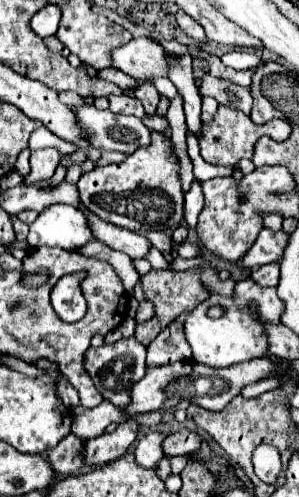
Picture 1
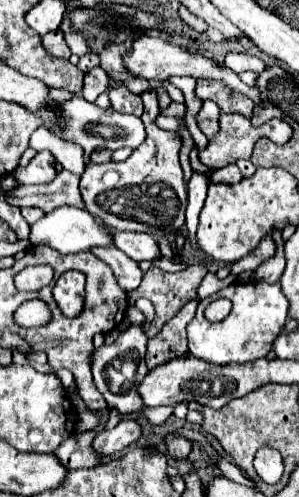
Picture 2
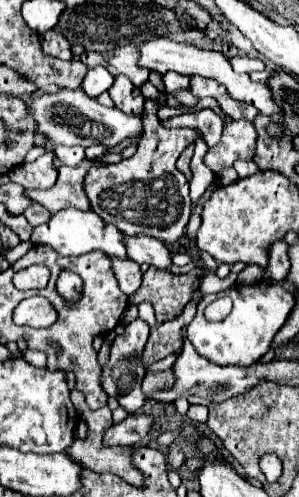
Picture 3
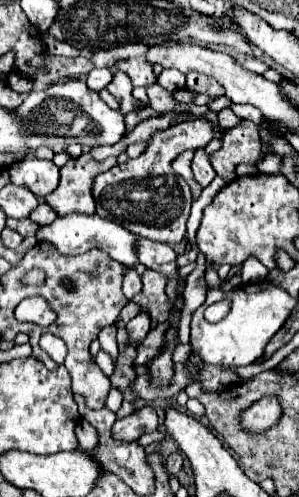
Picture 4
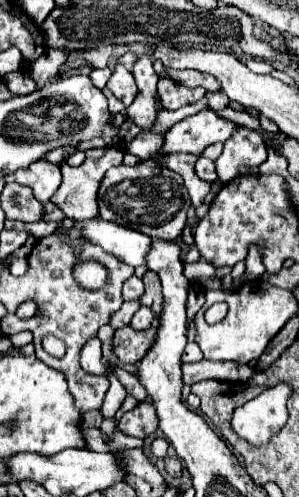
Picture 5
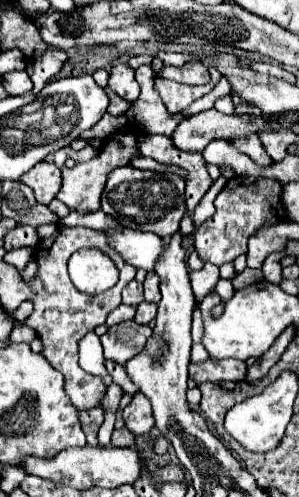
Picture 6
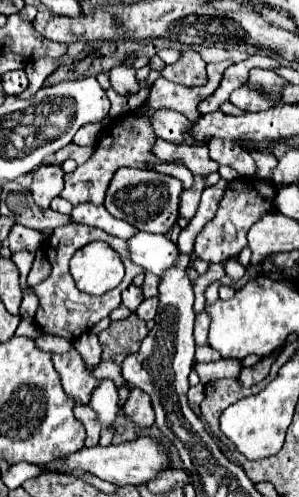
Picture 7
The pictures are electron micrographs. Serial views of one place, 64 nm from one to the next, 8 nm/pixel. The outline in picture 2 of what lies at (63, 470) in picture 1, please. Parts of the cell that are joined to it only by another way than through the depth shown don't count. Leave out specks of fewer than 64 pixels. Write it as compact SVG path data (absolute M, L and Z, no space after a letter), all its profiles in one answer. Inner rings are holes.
M84 432L84 434L72 434L68 436L68 440L64 440L56 452L52 452L60 464L66 470L78 470L78 468L96 468L100 466L100 456L96 456L96 452L92 452L92 440L96 432Z

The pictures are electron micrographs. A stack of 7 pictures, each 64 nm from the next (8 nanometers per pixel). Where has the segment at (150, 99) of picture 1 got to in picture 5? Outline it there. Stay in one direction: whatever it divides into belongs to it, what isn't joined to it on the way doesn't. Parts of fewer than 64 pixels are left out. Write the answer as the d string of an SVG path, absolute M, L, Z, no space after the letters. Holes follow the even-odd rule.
M202 110L196 116L184 118L178 124L174 124L164 134L164 144L160 152L162 154L172 154L172 152L198 154L210 144L228 140L228 136L232 136L236 126L238 124L220 118L214 110ZM142 160L136 166L116 166L110 168L98 188L98 216L110 222L116 222L120 226L138 230L150 238L160 238L166 242L176 242L182 236L182 230L186 226L186 214L190 210L190 196L184 188L184 180L182 176L178 176L176 172L168 170L166 166L160 166L156 160Z

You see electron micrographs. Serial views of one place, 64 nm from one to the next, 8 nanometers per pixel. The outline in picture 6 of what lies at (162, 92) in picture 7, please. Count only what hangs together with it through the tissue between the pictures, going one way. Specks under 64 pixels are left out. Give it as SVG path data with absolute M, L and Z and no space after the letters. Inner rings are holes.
M212 72L212 84L206 84L206 86L182 86L178 82L172 82L168 78L158 76L156 78L156 90L160 92L160 96L162 96L162 100L164 100L164 104L168 106L170 112L180 112L186 106L190 106L194 100L208 94L208 90L212 90L218 80L220 80L220 76L216 76L216 72Z

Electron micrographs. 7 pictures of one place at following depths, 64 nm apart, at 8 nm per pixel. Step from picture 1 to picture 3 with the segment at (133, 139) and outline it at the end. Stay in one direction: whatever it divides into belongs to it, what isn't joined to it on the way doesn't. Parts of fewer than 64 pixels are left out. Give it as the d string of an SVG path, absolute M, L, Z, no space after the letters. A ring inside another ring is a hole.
M62 88L58 94L40 94L36 96L36 104L30 104L28 110L38 122L36 130L46 134L54 144L66 144L66 138L70 138L68 140L70 144L80 144L80 146L104 144L112 148L128 138L142 136L142 120L138 116L124 114L118 108L106 108L98 104L94 98L88 98L82 88L78 90Z

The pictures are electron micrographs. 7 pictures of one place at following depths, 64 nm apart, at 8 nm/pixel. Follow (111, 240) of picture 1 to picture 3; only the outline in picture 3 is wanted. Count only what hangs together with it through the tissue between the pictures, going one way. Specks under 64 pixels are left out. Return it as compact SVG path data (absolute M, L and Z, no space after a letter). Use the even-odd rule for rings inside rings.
M124 236L122 238L126 246L128 258L132 258L138 264L152 264L156 268L168 268L172 264L170 252L164 246L164 242L154 240L152 236Z

